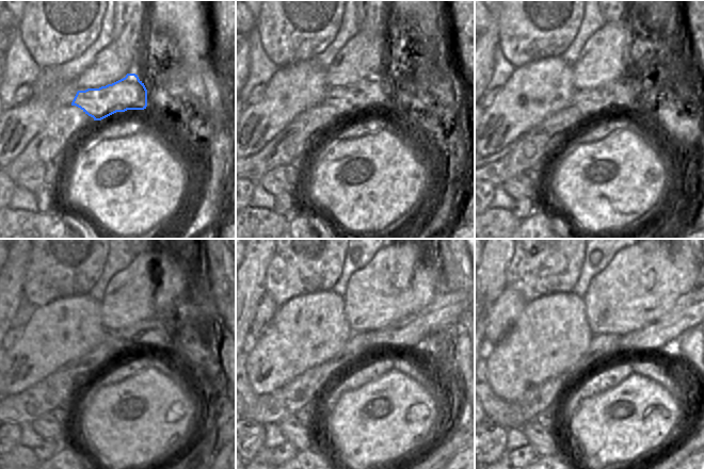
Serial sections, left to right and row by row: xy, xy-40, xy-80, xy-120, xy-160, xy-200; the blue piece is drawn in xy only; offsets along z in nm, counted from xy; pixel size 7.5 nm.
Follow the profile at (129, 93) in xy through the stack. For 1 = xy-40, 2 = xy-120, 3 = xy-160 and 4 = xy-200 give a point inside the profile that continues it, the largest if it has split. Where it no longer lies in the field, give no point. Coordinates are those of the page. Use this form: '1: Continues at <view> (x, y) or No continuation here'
1: Continues at xy-40 (376, 92)
2: Continues at xy-120 (158, 333)
3: Continues at xy-160 (444, 312)
4: Continues at xy-200 (691, 309)

